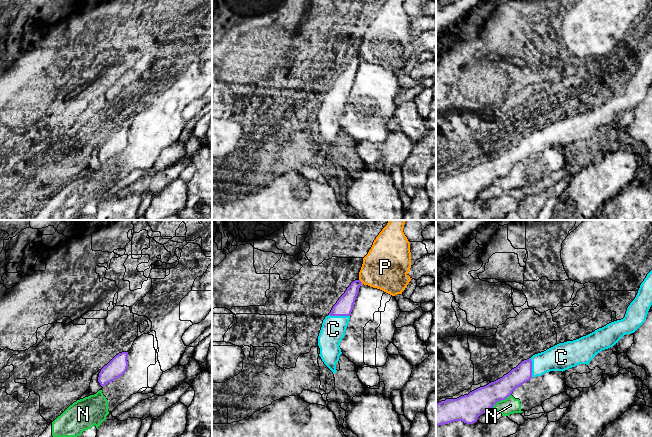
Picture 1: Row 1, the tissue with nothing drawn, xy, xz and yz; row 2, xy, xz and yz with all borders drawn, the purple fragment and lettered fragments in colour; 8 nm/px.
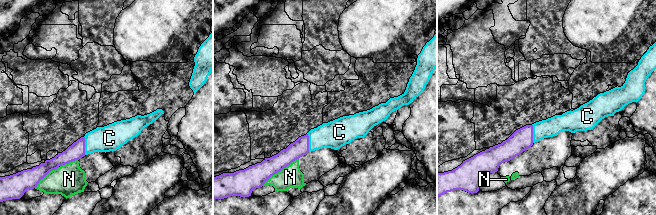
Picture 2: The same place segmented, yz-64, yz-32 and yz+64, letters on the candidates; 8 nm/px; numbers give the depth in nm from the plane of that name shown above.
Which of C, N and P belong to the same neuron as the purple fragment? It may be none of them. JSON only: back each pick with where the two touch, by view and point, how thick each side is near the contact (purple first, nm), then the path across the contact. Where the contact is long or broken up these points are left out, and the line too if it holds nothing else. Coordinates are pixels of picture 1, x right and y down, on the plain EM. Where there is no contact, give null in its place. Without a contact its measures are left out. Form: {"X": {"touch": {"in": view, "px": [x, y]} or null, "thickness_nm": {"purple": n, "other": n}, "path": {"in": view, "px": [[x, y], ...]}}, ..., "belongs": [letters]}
{"C": {"touch": {"in": "xz", "px": [339, 91]}, "thickness_nm": {"purple": 140, "other": 200}}, "belongs": ["C"]}

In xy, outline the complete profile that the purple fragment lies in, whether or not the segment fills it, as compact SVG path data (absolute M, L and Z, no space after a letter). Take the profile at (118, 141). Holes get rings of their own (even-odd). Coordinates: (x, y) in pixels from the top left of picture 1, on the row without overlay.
M128 128L116 131L107 141L105 141L98 153L98 158L102 163L122 152L128 143Z

